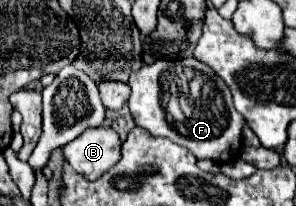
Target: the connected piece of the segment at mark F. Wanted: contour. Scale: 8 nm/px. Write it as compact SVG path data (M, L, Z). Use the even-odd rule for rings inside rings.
M178 58L178 60L156 60L154 64L144 64L138 72L130 76L130 112L136 122L136 126L148 130L152 136L168 138L184 148L188 148L198 160L214 160L214 162L230 162L240 154L242 148L242 128L244 118L232 104L232 94L222 78L216 76L216 72L196 58Z

